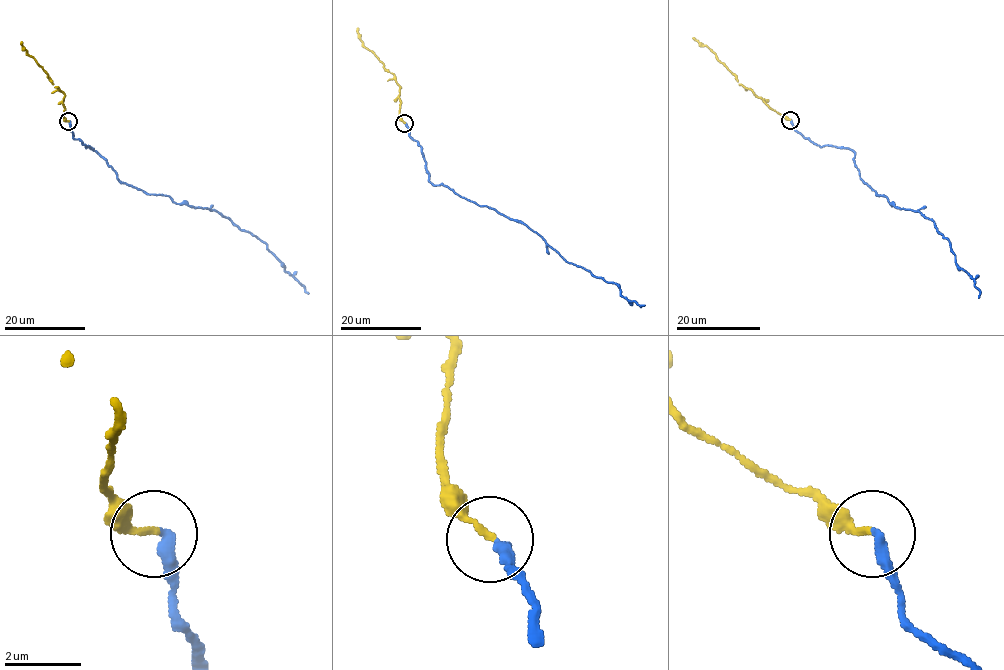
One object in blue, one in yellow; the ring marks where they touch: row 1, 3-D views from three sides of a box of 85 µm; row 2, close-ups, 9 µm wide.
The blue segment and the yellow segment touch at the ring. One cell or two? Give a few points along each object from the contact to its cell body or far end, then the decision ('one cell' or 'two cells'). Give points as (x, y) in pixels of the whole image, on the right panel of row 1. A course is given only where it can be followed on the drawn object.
course blue (790, 119), (815, 144), (851, 149), (860, 178), (876, 195), (930, 219), (979, 298); course yellow (790, 119), (739, 85), (710, 49), (692, 37); one cell

